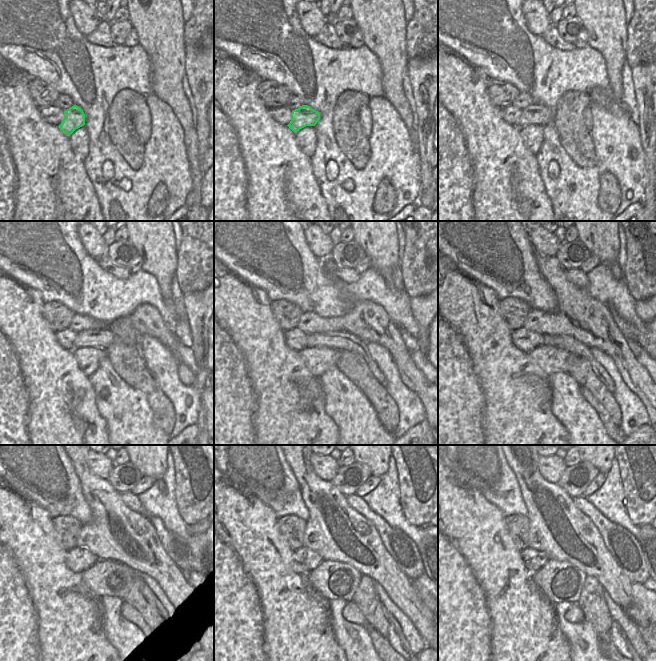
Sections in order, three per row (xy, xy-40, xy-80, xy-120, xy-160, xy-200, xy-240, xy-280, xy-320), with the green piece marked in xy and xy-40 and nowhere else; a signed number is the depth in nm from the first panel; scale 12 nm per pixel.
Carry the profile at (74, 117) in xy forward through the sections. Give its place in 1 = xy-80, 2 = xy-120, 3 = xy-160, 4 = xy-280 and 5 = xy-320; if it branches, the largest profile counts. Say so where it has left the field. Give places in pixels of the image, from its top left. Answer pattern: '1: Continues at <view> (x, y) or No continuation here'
1: Continues at xy-80 (535, 114)
2: Continues at xy-120 (103, 338)
3: Continues at xy-160 (340, 341)
4: Continues at xy-280 (404, 643)
5: Continues at xy-320 (629, 645).

